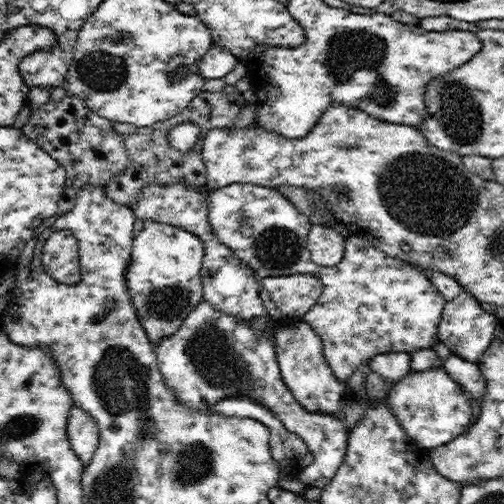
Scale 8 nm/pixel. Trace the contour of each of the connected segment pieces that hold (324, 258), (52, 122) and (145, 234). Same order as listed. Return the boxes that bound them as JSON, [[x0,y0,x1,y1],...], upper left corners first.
[[308,224,344,266],[21,96,128,214],[125,221,204,348]]

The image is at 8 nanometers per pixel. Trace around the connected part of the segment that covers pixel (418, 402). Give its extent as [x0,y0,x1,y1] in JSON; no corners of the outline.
[388,367,474,449]

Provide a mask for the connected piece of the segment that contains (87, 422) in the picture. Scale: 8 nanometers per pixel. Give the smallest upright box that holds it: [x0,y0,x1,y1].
[67,404,100,466]

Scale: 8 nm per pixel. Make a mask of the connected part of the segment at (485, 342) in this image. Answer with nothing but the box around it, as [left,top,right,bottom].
[438,290,500,362]

